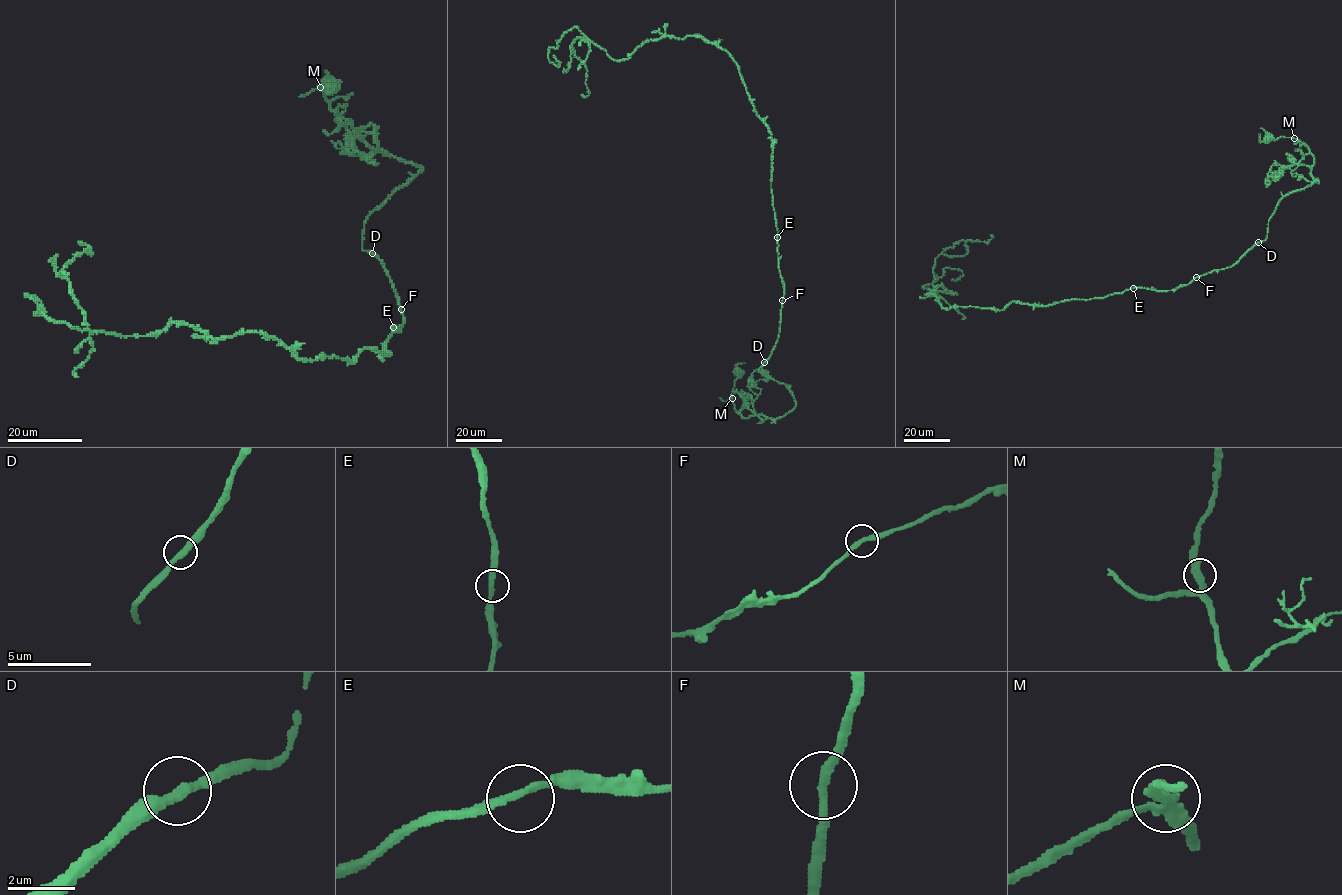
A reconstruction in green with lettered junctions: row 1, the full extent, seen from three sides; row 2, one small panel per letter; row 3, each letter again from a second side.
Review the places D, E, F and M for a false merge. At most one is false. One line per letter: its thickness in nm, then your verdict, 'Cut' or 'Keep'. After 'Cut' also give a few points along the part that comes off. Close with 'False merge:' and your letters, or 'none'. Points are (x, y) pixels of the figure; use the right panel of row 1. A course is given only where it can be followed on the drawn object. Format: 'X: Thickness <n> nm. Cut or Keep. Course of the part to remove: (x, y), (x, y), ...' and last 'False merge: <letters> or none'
D: Thickness 280 nm. Keep
E: Thickness 240 nm. Keep
F: Thickness 240 nm. Keep
M: Thickness 260 nm. Keep
False merge: none

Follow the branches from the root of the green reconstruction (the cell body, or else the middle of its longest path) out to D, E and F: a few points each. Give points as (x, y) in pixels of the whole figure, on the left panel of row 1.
D: (330, 85), (331, 89), (320, 86), (324, 97), (351, 134), (422, 169), (367, 217), (362, 249), (373, 254)
E: (330, 85), (324, 97), (351, 134), (422, 169), (364, 224), (362, 249), (381, 261), (403, 315), (393, 327)
F: (330, 85), (320, 86), (324, 97), (351, 134), (422, 169), (367, 217), (362, 235), (401, 309)

